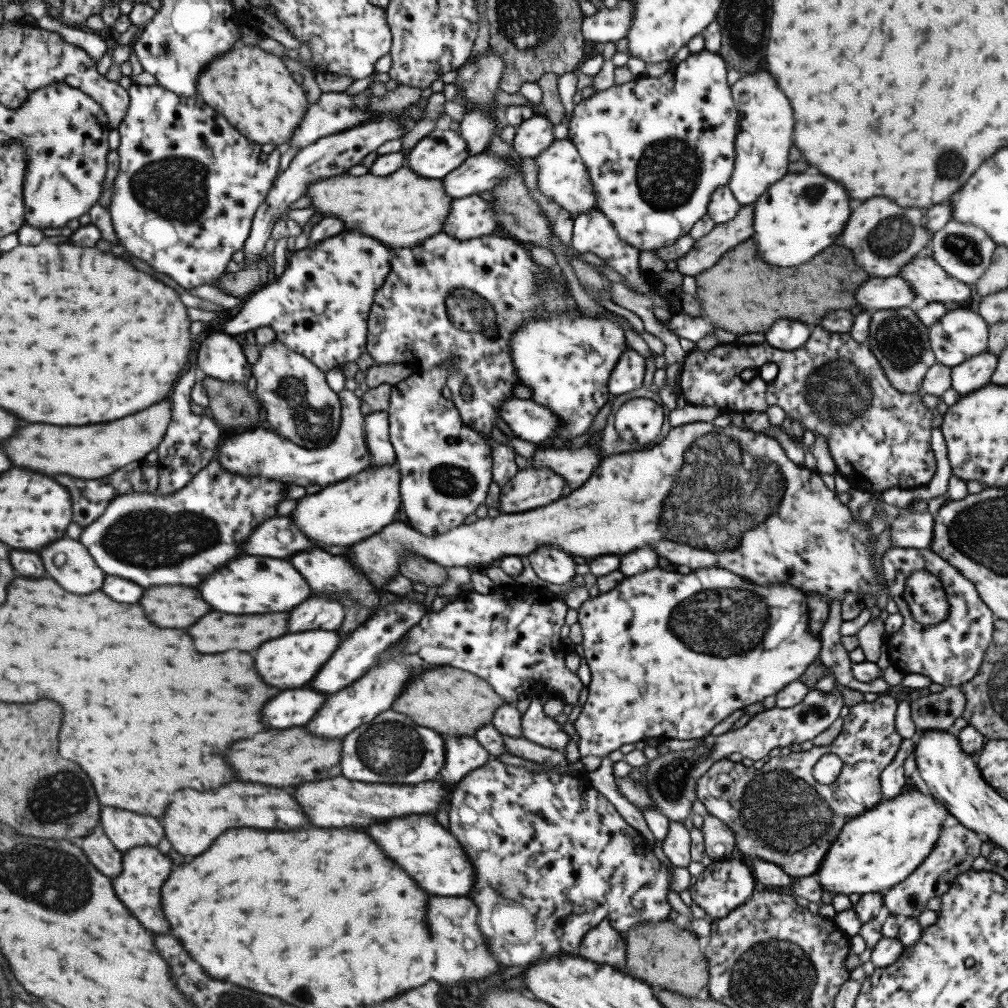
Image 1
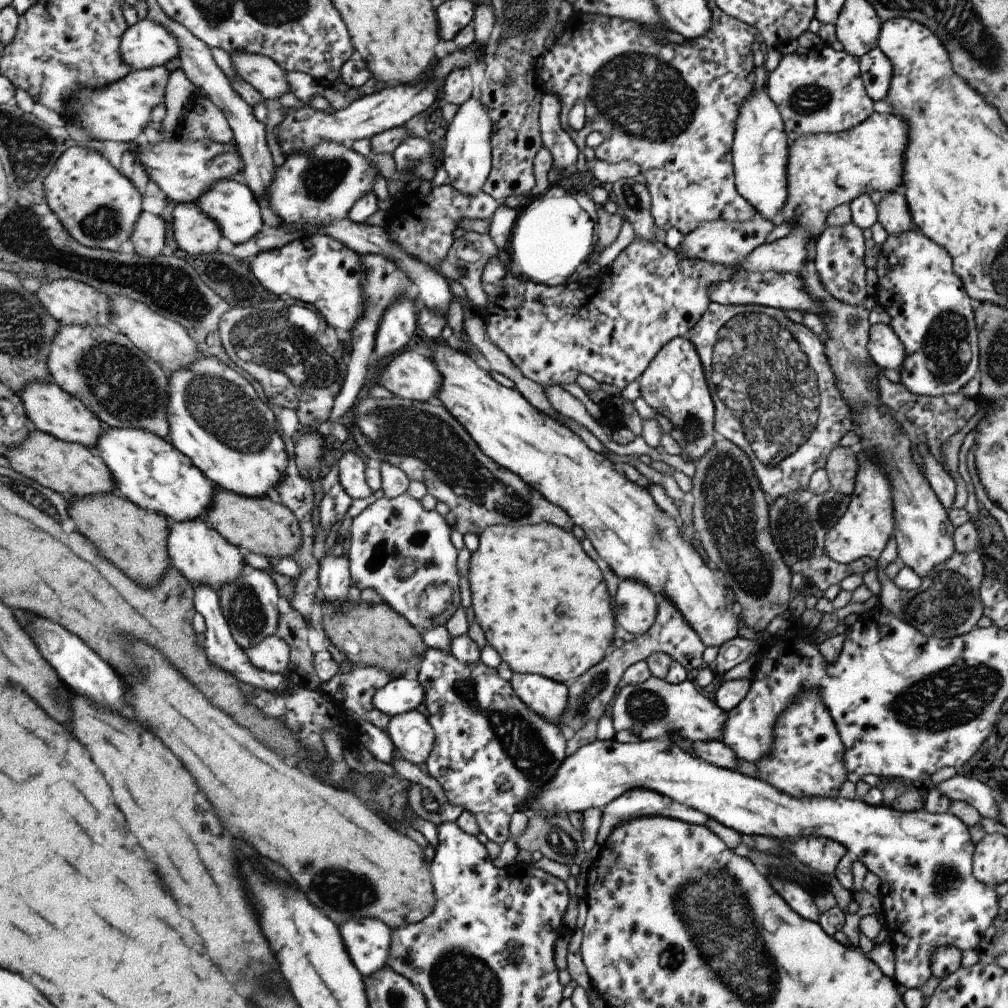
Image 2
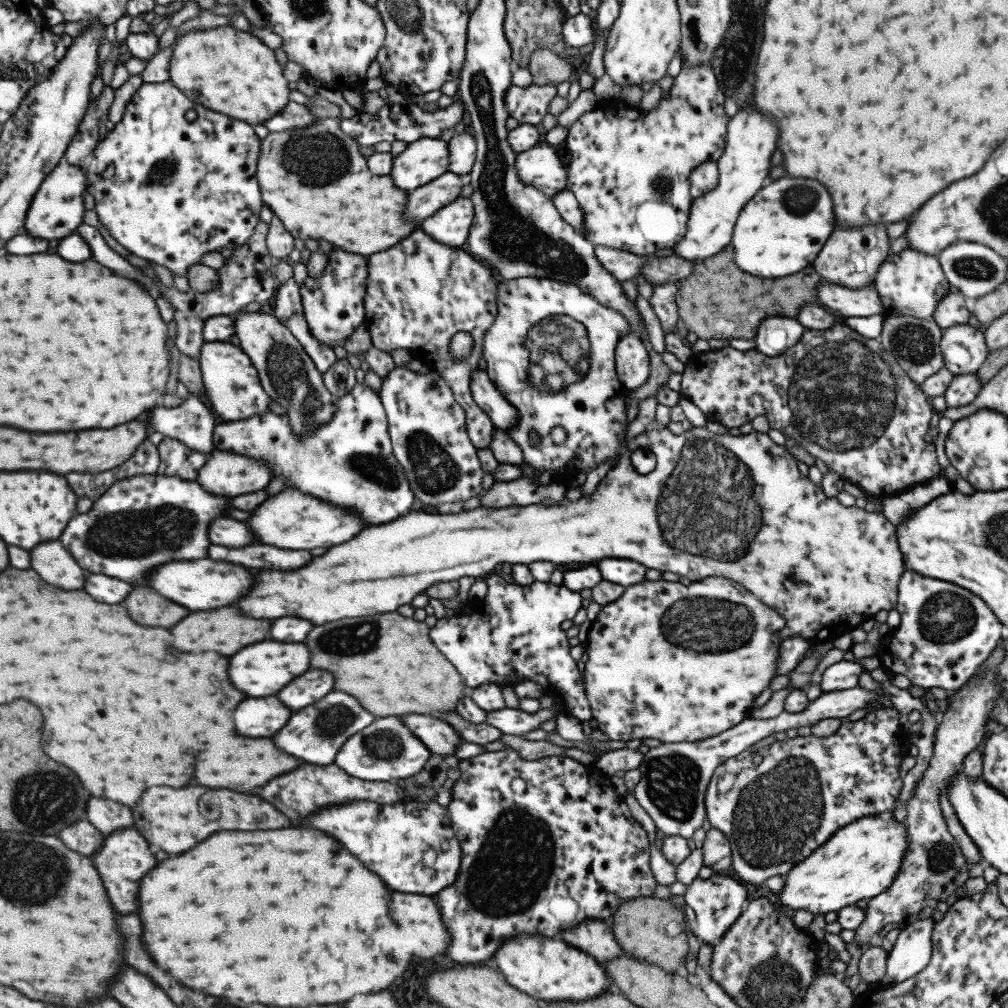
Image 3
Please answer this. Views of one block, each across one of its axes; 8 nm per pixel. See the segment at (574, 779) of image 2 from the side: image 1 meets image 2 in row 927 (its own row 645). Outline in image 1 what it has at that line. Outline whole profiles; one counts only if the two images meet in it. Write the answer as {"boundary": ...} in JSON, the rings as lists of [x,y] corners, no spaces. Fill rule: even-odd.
{"boundary":[[[890,547],[882,557],[882,568],[890,600],[896,602],[903,616],[901,628],[884,641],[891,665],[904,674],[924,674],[932,683],[943,687],[960,687],[961,684],[971,682],[984,662],[988,644],[992,642],[996,619],[995,614],[979,597],[976,587],[929,548]],[[916,570],[926,570],[943,582],[946,600],[950,604],[950,611],[944,621],[922,625],[912,617],[912,611],[904,599],[904,588],[906,578]]]}

